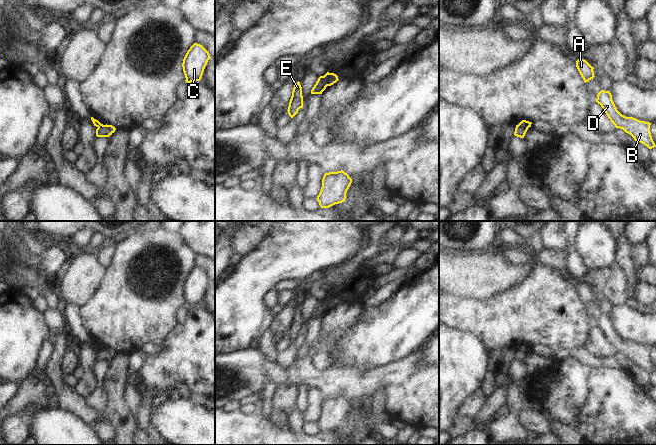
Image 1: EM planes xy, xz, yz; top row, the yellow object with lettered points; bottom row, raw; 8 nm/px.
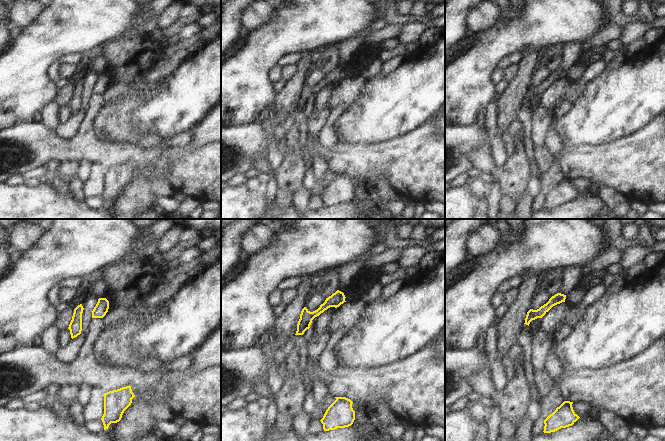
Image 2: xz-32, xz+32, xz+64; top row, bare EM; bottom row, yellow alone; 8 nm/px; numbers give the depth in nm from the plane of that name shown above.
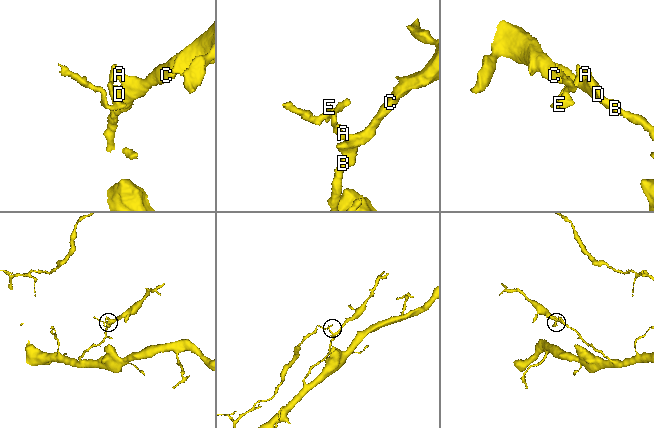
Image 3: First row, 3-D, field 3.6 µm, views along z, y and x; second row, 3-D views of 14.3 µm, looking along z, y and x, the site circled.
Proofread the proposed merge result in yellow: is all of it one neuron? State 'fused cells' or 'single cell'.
fused cells

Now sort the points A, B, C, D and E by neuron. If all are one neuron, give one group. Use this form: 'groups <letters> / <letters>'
groups A B C D / E

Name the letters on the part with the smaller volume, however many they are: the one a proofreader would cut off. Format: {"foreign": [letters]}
{"foreign": ["E"]}

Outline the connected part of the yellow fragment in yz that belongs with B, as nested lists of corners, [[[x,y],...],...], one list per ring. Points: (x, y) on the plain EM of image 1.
[[[601,314],[597,319],[596,326],[601,329],[617,353],[623,353],[626,357],[630,358],[635,365],[644,368],[649,373],[656,371],[650,356],[651,347],[622,339],[617,334],[610,315]]]

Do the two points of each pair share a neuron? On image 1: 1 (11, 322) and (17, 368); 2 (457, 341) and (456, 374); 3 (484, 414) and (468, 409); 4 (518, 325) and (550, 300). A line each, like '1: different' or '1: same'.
1: same
2: same
3: different
4: same

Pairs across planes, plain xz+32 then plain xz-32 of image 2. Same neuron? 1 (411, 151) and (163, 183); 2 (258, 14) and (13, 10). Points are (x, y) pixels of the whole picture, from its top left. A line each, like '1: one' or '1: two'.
1: two
2: one

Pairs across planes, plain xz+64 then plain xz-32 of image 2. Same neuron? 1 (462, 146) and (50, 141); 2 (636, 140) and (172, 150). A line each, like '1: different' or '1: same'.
1: same
2: same

